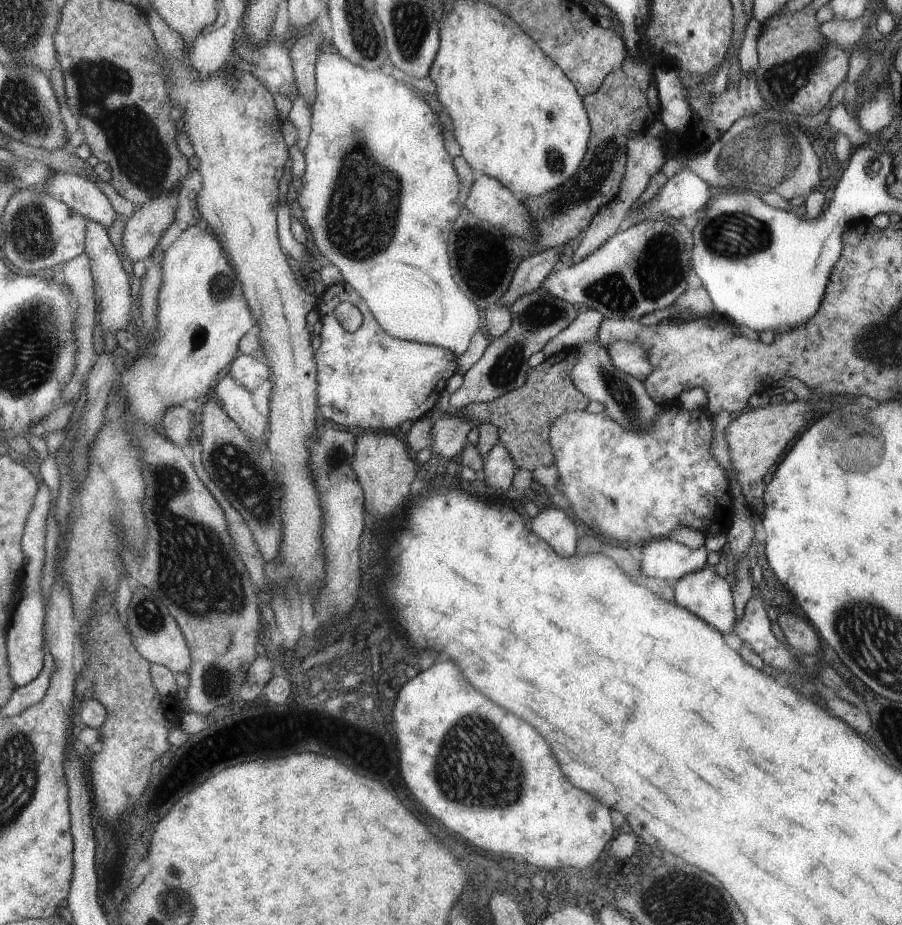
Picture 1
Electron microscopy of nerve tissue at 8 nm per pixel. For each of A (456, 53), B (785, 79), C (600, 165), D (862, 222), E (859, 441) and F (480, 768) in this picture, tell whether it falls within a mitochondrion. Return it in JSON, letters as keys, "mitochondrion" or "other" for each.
{"A":"other","B":"mitochondrion","C":"mitochondrion","D":"other","E":"mitochondrion","F":"mitochondrion"}

